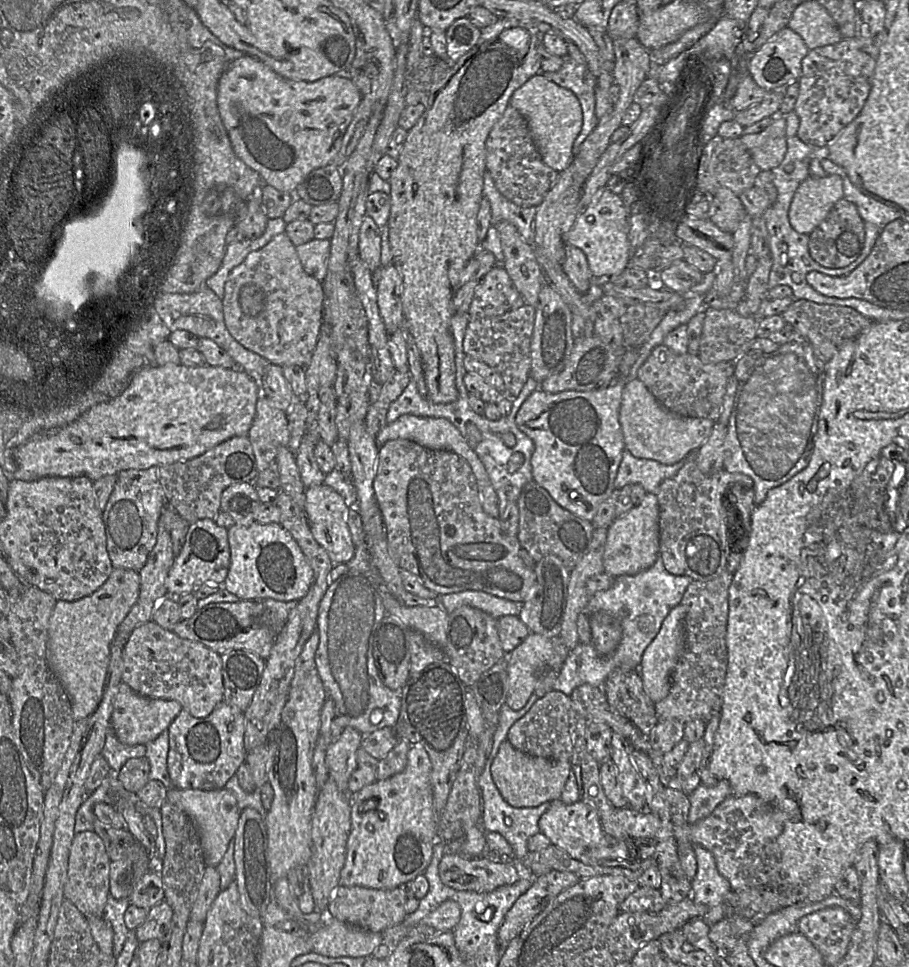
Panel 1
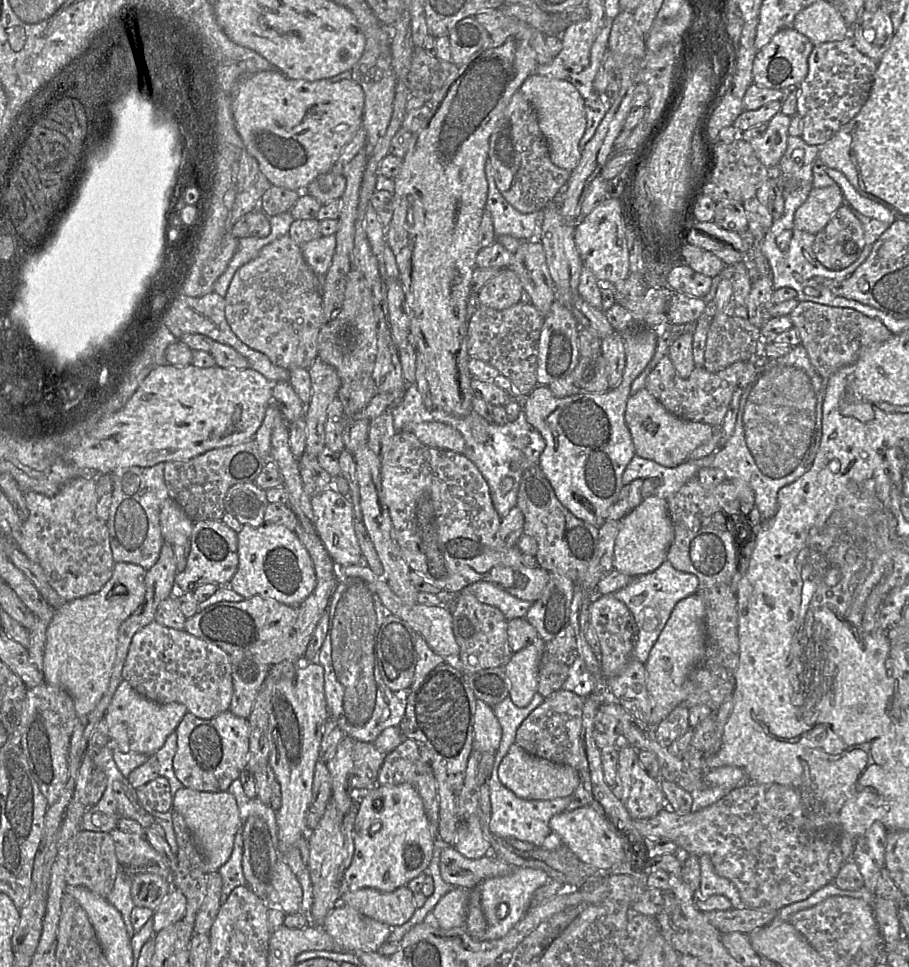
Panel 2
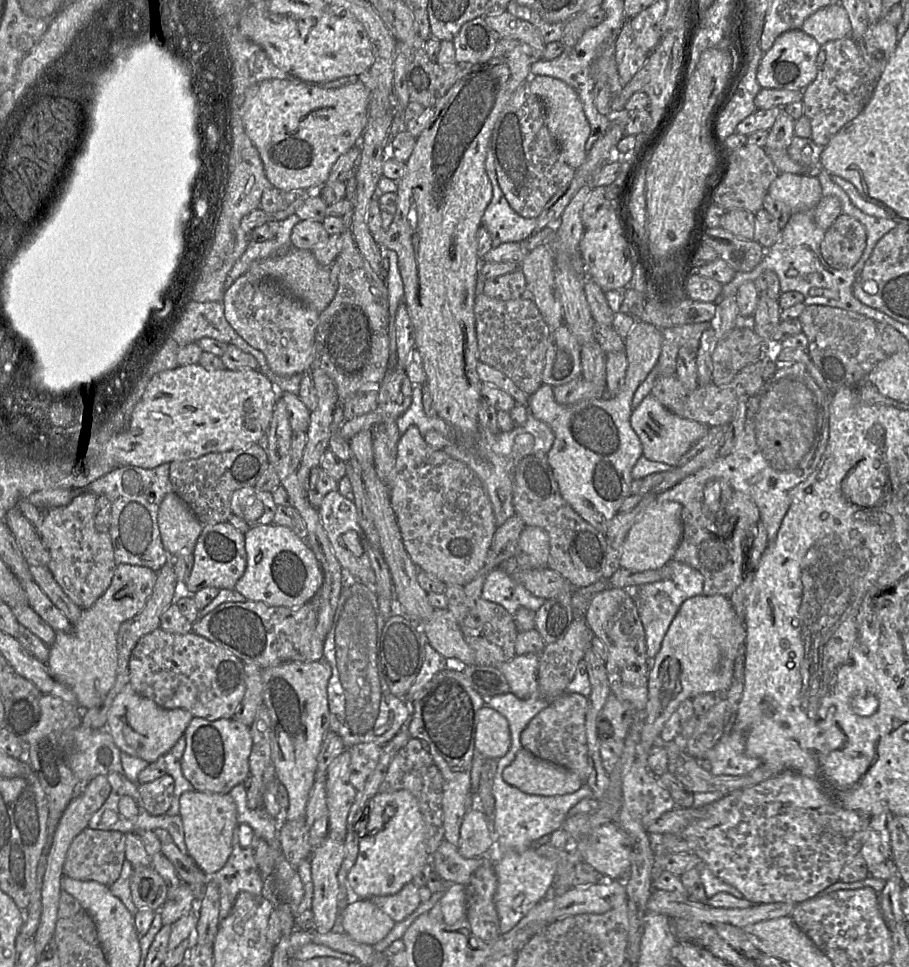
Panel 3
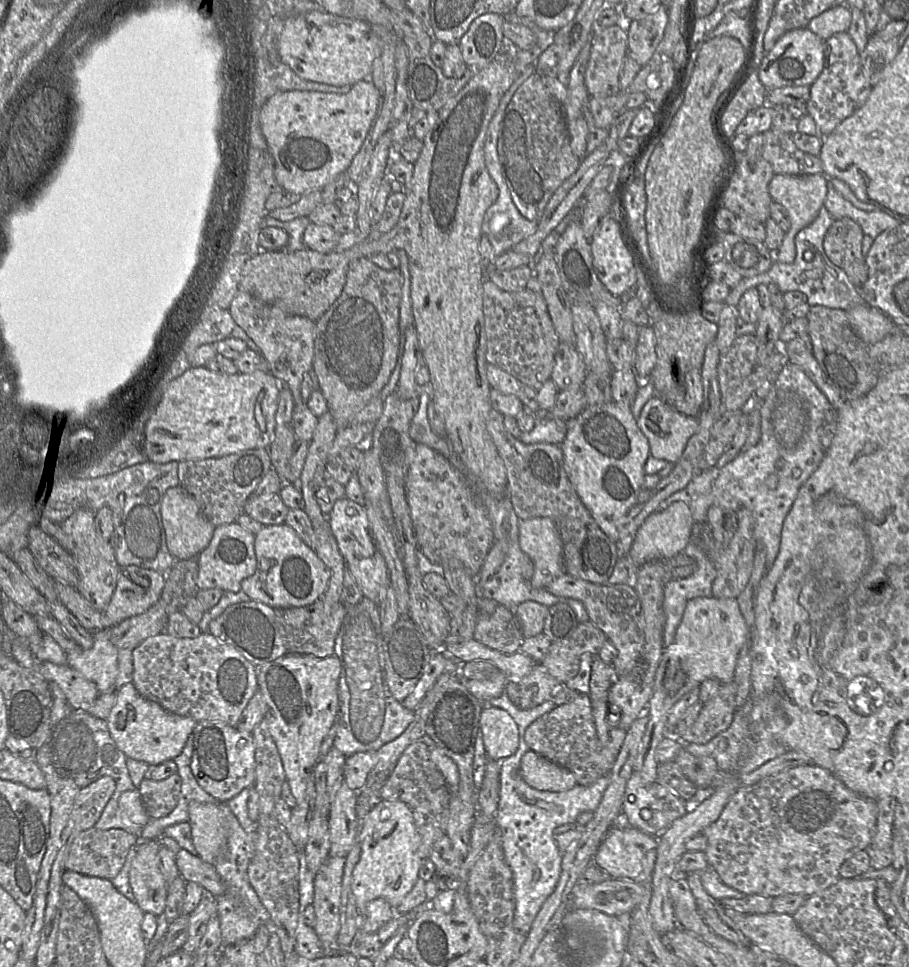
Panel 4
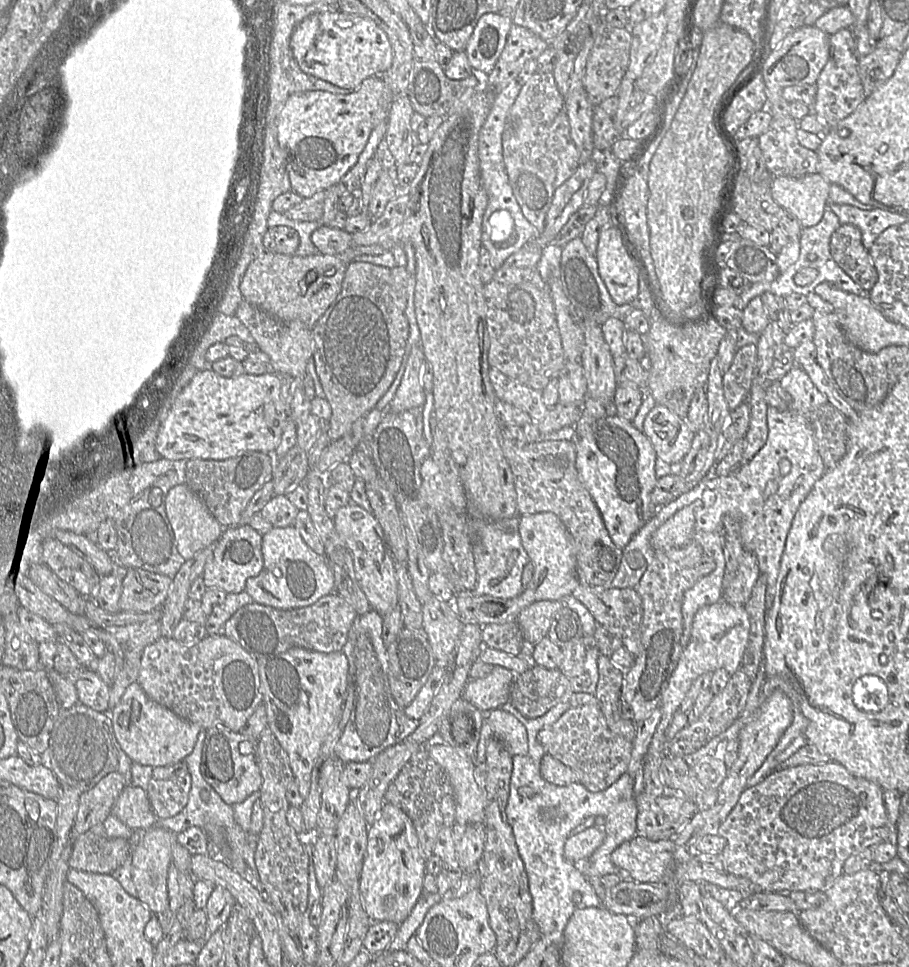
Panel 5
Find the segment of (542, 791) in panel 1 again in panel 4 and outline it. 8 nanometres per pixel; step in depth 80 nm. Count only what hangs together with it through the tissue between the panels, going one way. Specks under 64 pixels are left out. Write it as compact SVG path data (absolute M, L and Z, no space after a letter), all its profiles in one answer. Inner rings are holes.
M532 750L522 756L519 774L529 786L541 791L563 792L580 785L574 773Z

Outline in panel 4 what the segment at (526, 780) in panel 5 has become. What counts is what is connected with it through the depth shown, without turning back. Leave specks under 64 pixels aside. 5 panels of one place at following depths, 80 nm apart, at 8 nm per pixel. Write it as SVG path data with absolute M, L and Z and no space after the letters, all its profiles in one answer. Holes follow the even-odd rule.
M506 692L490 700L485 706L506 711L514 719L519 730L517 751L505 758L500 770L500 799L495 823L502 833L502 845L506 863L513 872L515 912L514 928L527 934L542 905L554 891L561 873L563 853L559 850L555 836L575 829L577 817L583 812L594 812L599 806L609 783L609 776L602 777L589 786L578 785L563 792L541 791L529 786L520 776L521 758L530 750L524 734L530 724L556 706L544 702L534 708L522 710L509 699Z

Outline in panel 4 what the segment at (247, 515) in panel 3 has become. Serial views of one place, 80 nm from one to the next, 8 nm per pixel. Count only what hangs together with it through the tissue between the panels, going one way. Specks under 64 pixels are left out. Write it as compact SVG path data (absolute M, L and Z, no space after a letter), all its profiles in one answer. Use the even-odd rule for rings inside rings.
M278 493L255 495L247 499L243 513L263 525L283 524L289 511Z

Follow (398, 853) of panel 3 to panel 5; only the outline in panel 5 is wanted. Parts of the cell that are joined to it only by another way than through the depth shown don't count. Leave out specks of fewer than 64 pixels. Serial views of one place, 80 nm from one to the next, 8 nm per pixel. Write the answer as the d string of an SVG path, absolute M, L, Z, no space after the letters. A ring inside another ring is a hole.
M384 803L378 818L368 828L367 848L359 879L364 909L371 921L403 923L422 897L426 874L426 860L411 819L398 807Z

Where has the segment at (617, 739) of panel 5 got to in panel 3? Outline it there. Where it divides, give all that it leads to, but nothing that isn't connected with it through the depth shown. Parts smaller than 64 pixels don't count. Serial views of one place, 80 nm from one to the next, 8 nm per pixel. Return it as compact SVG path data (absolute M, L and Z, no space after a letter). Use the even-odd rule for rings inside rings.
M563 693L549 702L549 705L534 716L521 732L523 749L534 756L567 768L585 784L589 776L588 748L586 739L586 712L588 697L578 693Z

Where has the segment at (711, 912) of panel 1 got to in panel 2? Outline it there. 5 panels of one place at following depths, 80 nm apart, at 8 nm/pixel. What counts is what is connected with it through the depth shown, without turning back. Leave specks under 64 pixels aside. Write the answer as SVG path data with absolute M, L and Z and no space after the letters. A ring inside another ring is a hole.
M708 855L698 857L700 866L700 887L695 893L695 899L708 899L713 895L727 897L733 908L740 906L740 895L735 885L728 879L719 876Z

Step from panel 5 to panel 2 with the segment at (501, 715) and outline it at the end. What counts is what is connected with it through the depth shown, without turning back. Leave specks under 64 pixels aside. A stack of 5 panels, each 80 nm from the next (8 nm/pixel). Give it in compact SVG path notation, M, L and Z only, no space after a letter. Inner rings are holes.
M480 700L476 703L473 731L473 750L495 754L501 742L502 728L493 709Z

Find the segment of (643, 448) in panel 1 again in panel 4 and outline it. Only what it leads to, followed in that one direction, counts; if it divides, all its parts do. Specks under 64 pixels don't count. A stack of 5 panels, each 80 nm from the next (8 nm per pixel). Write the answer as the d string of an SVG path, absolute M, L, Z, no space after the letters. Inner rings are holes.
M654 395L647 401L636 423L648 439L650 456L671 464L679 461L688 440L699 427L698 417L690 417L677 412L658 395Z

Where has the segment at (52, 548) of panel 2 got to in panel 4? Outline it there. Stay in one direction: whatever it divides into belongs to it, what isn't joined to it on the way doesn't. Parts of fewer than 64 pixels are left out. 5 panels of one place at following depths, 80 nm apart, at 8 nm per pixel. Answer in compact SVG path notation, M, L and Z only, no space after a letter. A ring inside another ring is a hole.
M78 509L61 524L49 526L48 534L71 555L78 574L76 590L93 608L104 612L115 591L120 566L110 541L104 540L96 533L94 520L93 511Z

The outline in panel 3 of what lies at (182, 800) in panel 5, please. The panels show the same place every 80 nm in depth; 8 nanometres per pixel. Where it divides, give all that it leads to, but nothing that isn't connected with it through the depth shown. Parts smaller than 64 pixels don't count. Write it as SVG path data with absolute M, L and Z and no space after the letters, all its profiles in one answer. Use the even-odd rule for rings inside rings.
M164 775L152 782L138 784L139 807L151 815L164 815L170 808L174 796L174 779Z

